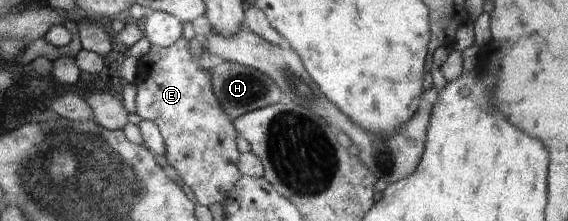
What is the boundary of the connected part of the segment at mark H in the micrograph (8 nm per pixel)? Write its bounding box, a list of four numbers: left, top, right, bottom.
[210,61,289,120]

